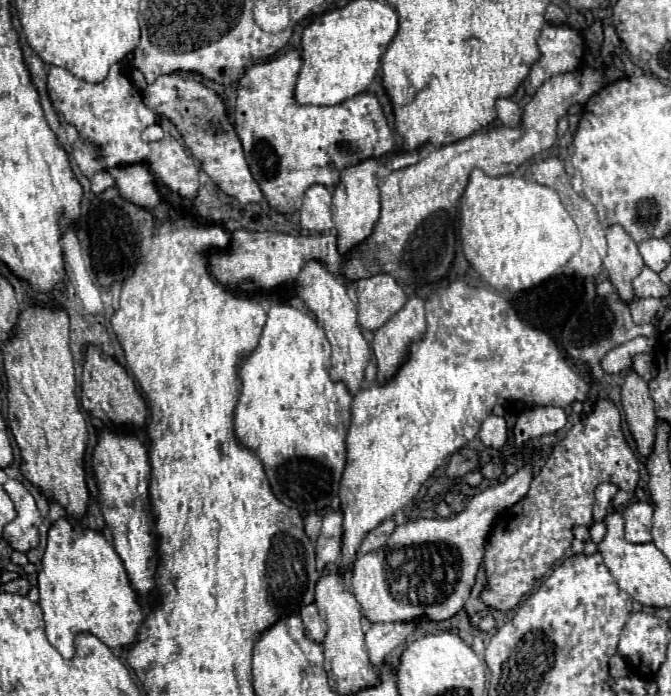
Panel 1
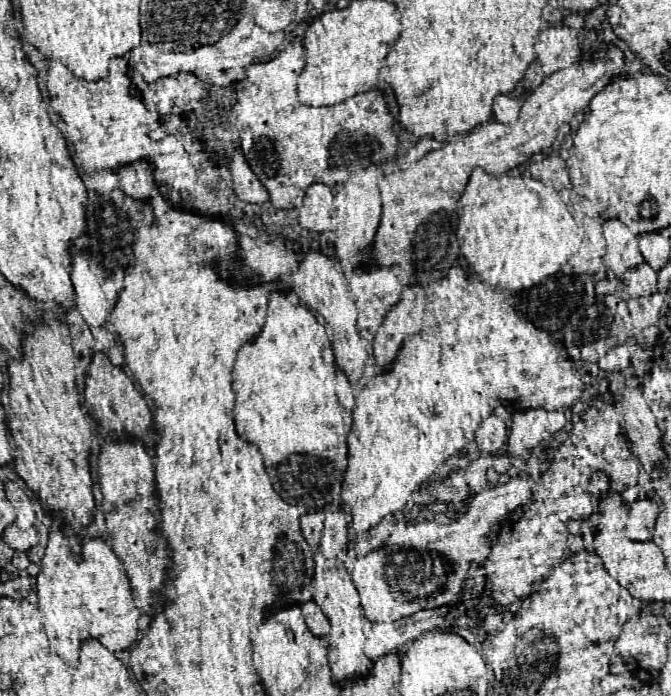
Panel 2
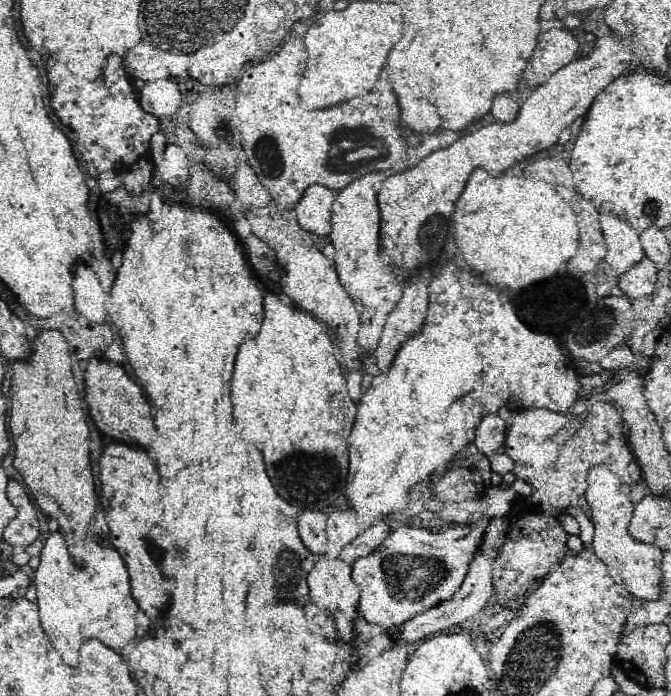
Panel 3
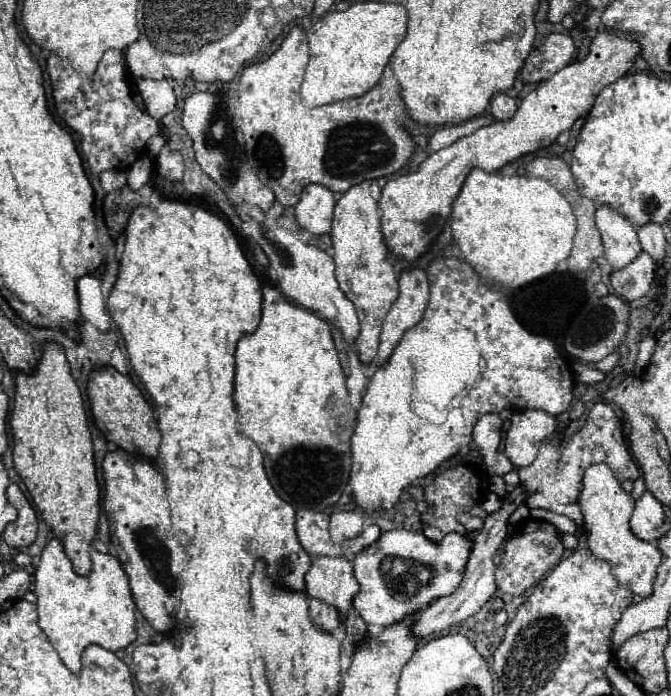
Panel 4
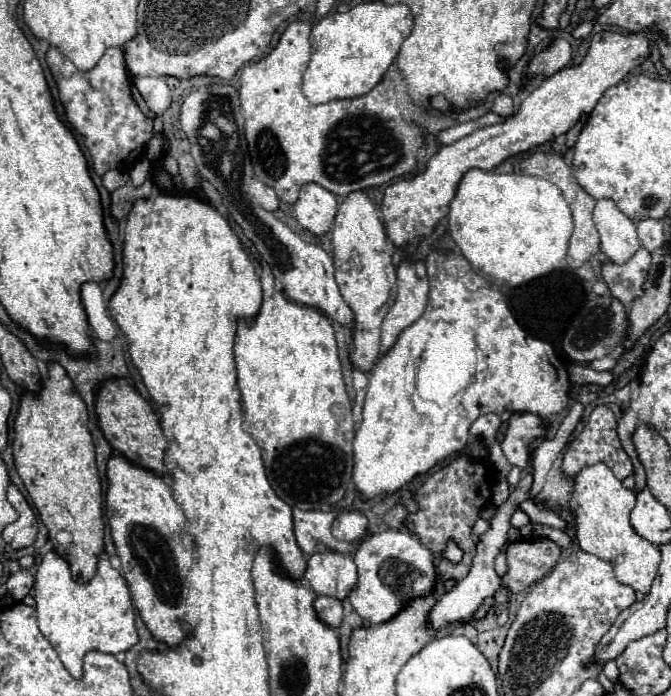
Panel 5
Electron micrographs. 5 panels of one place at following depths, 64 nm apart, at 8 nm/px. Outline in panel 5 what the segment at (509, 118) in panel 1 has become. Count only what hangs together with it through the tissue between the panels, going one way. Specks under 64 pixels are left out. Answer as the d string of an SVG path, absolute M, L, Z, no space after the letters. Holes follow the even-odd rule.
M500 92L500 94L494 98L494 102L492 102L492 112L502 114L502 116L510 116L512 110L514 110L512 98L510 98L506 92Z

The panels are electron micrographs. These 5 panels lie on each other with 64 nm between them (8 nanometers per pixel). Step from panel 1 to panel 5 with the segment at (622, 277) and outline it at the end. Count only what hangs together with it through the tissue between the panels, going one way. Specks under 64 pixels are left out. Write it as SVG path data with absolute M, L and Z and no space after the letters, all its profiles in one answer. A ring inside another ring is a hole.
M610 198L596 200L592 216L600 234L600 248L608 260L622 264L632 258L640 246L636 224Z

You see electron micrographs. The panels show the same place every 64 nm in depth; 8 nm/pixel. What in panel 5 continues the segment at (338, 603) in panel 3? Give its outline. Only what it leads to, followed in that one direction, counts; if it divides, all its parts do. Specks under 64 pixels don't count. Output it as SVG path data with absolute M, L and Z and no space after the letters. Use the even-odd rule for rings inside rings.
M334 550L312 554L302 582L308 584L318 596L330 594L344 600L356 582L356 564L352 554Z

